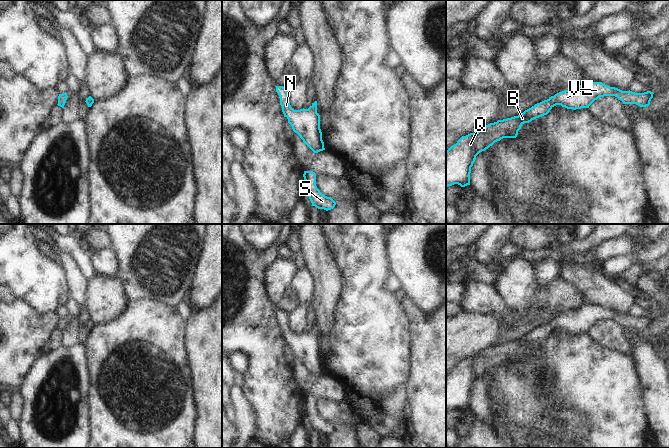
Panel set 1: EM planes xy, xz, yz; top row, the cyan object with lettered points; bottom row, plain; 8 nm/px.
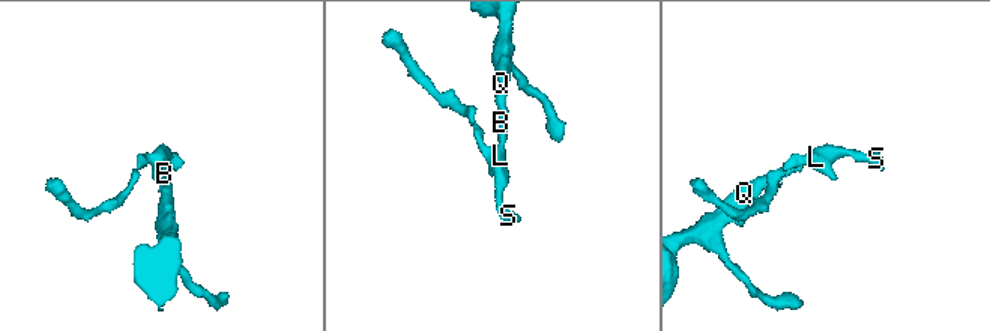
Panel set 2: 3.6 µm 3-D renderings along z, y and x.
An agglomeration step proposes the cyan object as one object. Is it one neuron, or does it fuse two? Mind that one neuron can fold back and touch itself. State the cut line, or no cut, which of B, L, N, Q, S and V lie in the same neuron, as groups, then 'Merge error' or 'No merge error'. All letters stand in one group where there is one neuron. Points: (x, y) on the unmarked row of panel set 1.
No split. Groups: B L N Q S V. No merge error.

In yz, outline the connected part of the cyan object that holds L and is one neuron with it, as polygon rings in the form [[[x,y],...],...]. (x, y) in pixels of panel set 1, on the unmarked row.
[[[586,304],[578,311],[564,314],[535,328],[518,340],[490,347],[480,352],[476,357],[462,360],[446,375],[446,412],[454,408],[461,411],[470,409],[471,391],[480,376],[485,375],[503,362],[516,362],[524,347],[547,339],[556,329],[576,334],[589,332],[599,321],[615,320],[623,328],[646,331],[650,329],[653,318],[651,315],[644,317],[622,315],[602,306]]]

